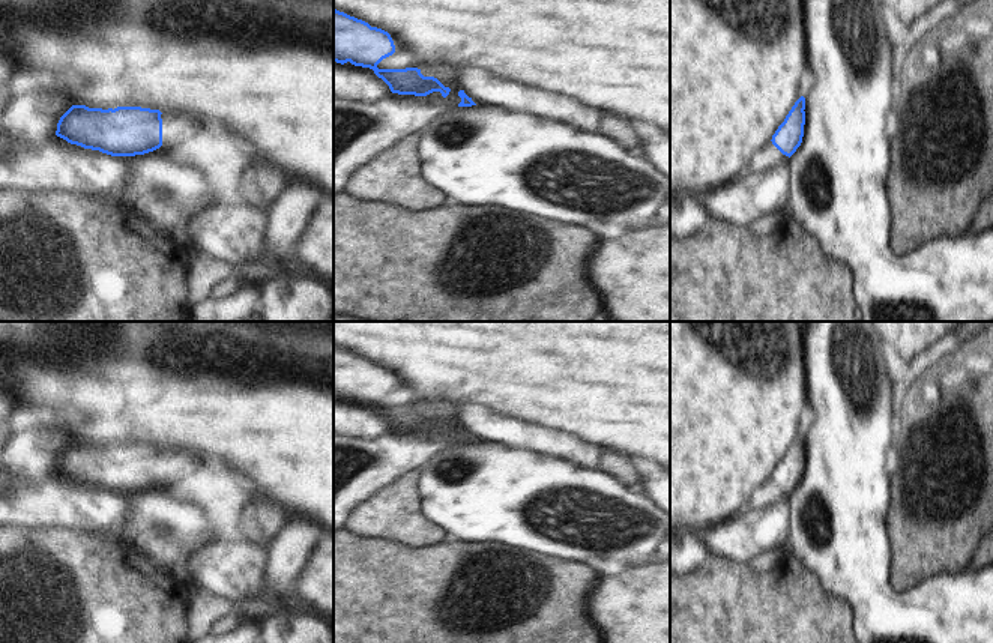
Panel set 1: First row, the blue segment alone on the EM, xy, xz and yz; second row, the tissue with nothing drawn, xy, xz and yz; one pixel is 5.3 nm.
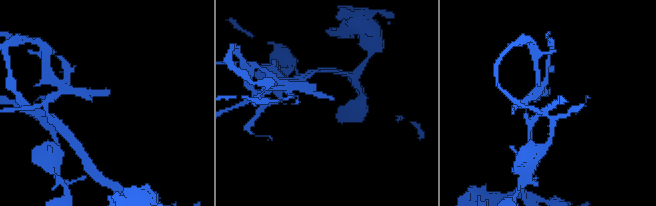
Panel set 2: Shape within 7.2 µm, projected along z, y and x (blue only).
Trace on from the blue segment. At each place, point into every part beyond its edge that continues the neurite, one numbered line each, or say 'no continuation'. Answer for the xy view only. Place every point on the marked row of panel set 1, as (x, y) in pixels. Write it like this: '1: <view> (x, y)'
1: xy (221, 156)

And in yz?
1: yz (768, 156)

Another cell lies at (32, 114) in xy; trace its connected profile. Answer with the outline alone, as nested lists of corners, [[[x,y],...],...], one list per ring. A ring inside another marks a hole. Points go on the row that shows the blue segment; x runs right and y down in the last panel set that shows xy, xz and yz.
[[[21,75],[11,93],[0,114],[0,134],[30,149],[39,149],[56,135],[60,117],[75,105],[65,84],[39,75]]]

